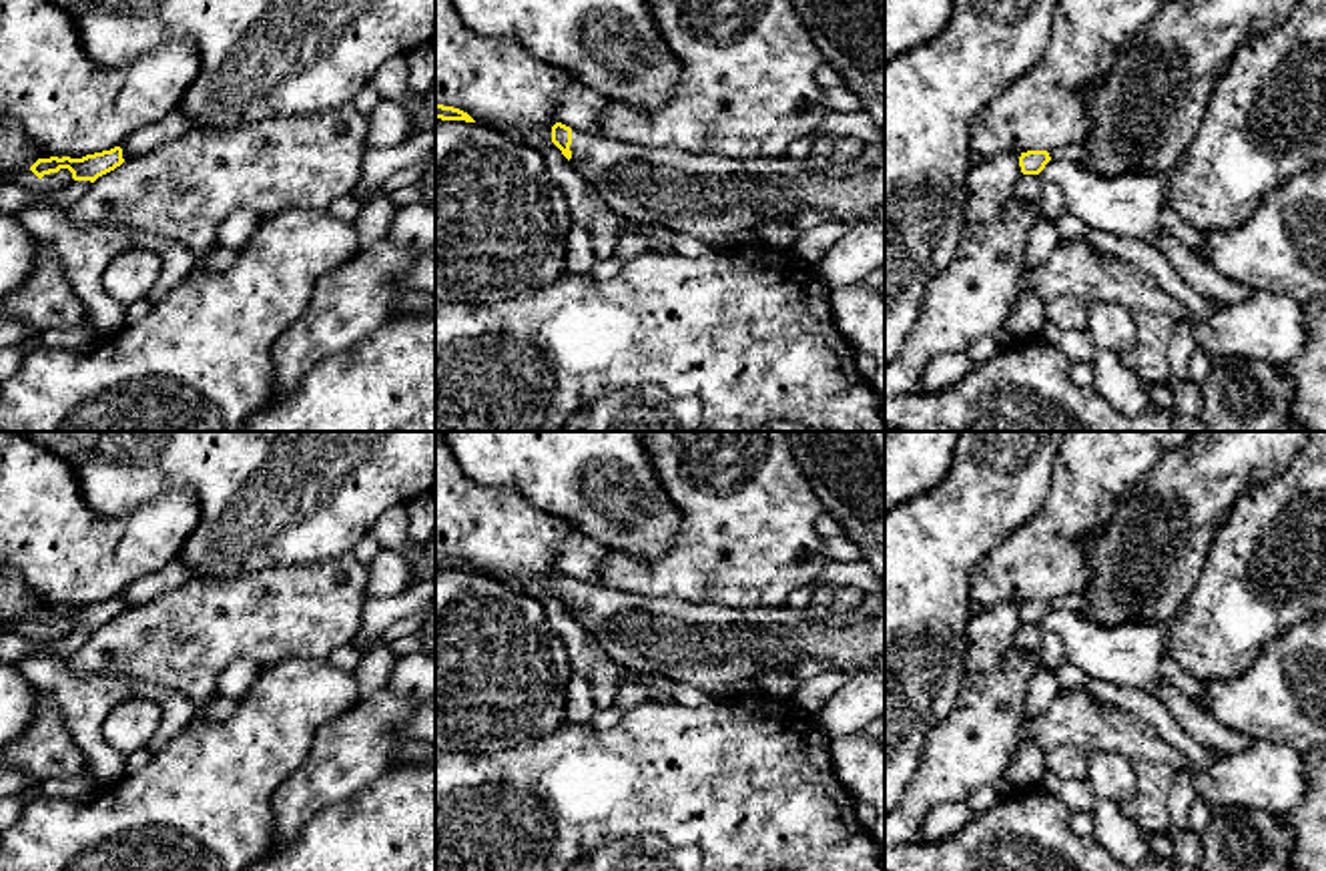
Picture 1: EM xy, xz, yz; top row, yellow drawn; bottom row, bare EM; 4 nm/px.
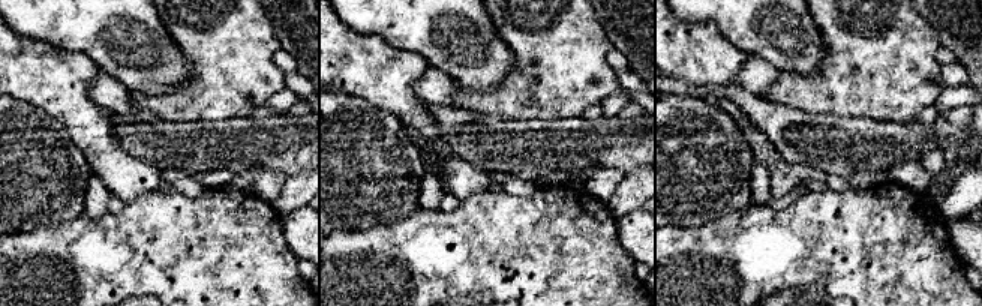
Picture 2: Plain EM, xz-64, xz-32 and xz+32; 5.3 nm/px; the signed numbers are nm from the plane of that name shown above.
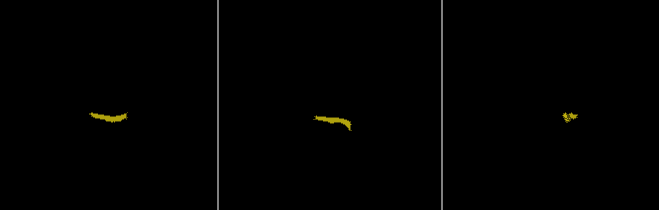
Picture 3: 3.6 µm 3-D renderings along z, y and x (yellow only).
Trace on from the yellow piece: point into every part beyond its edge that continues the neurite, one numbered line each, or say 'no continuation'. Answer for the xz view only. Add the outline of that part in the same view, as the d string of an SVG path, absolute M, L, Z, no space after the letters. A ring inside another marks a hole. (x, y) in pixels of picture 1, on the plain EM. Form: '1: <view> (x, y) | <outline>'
1: xz (703, 645) | M572 580L570 600L572 618L590 632L612 662L708 692L732 682L748 682L768 670L792 670L802 656L818 658L826 670L851 676L871 670L885 654L885 606L875 618L861 606L845 612L824 606L824 616L818 618L814 606L794 610L686 604L634 596L582 580Z

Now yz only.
no continuation

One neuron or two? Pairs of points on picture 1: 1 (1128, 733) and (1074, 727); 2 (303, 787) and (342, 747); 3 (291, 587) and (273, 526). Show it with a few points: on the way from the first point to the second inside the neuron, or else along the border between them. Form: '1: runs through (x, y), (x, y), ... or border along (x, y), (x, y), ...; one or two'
1: runs through (1114, 729), (1088, 727); one
2: runs through (313, 779), (336, 757); one
3: border along (332, 556), (319, 562), (267, 566), (239, 576); two

